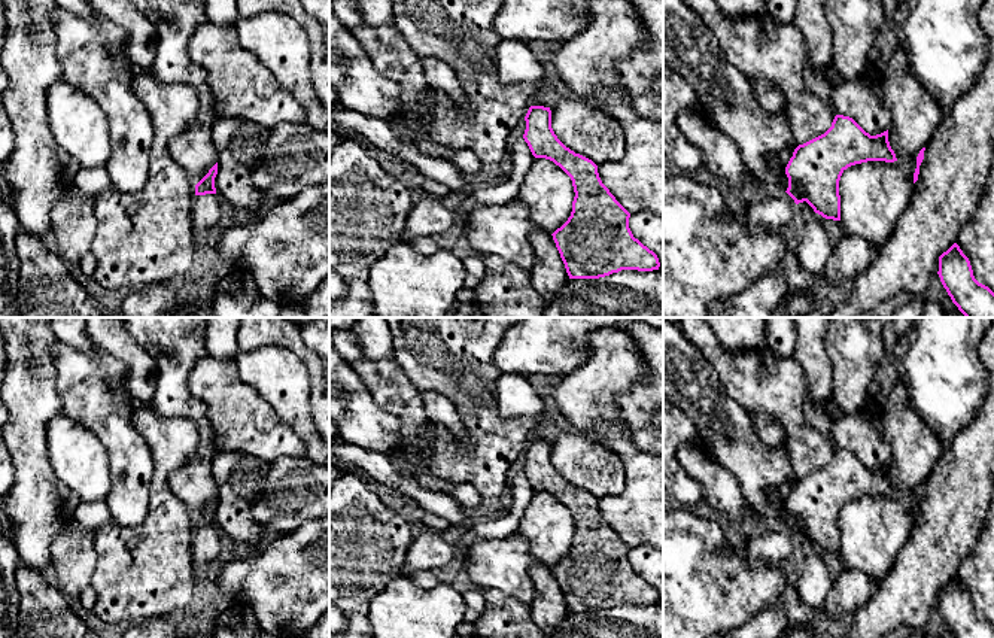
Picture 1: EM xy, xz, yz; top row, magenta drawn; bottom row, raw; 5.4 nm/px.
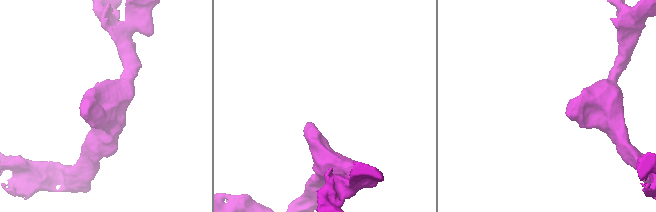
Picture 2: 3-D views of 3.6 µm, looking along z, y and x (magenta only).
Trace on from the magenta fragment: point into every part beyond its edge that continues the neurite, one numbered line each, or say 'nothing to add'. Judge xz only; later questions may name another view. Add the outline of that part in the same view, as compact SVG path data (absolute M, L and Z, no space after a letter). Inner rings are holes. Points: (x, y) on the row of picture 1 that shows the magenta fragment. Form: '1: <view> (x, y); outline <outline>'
1: xz (544, 99); outline M542 91L541 95L538 95L531 106L544 106L544 107L550 107L550 92L548 91Z

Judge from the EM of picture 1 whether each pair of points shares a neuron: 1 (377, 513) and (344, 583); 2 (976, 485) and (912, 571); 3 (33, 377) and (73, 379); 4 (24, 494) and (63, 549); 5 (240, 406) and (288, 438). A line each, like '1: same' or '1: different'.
1: same
2: same
3: different
4: different
5: same

